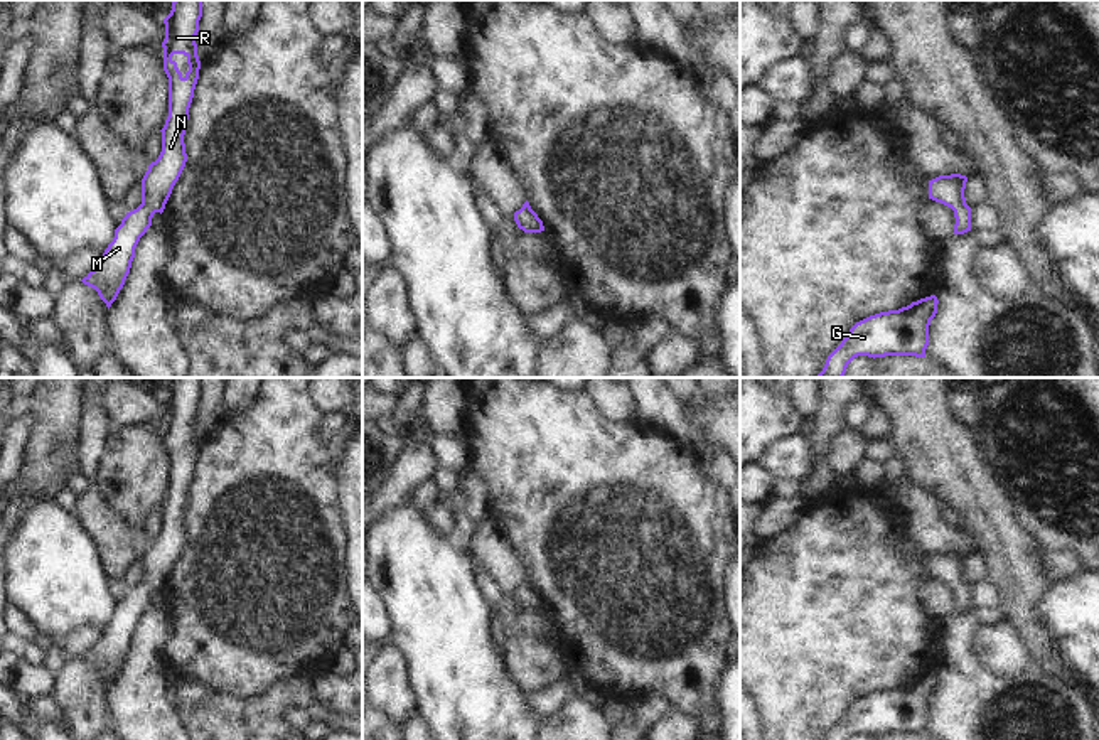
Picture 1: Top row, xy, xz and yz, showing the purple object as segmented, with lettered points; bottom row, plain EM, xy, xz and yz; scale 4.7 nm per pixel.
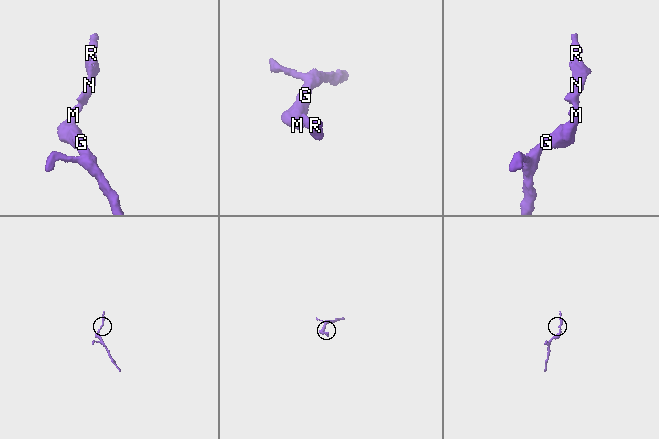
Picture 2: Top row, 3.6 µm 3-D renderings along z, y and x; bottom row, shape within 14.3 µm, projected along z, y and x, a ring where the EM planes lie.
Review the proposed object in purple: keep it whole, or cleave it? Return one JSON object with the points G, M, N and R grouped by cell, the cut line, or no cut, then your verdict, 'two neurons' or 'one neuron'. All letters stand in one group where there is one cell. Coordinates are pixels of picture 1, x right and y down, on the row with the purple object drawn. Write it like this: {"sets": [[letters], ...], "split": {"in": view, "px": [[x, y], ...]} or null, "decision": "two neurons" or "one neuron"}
{"sets": [["G", "M", "N", "R"]], "split": null, "decision": "one neuron"}

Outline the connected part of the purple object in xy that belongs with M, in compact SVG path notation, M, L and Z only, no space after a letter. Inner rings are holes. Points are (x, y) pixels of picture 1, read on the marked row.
M174 0L170 13L164 19L162 47L164 71L169 78L169 116L160 130L162 152L142 179L142 204L126 212L101 260L81 280L98 292L108 308L125 285L140 238L152 226L153 214L164 212L187 162L184 135L201 69L196 44L201 17L202 0ZM174 54L187 57L189 71L185 74L179 71L172 59Z

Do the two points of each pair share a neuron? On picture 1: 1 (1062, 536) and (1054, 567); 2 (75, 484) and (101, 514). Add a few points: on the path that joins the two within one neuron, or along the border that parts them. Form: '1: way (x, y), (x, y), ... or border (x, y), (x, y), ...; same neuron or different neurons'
1: border (1045, 548), (1066, 548), (1081, 562); different neurons
2: border (88, 487), (78, 496); different neurons

